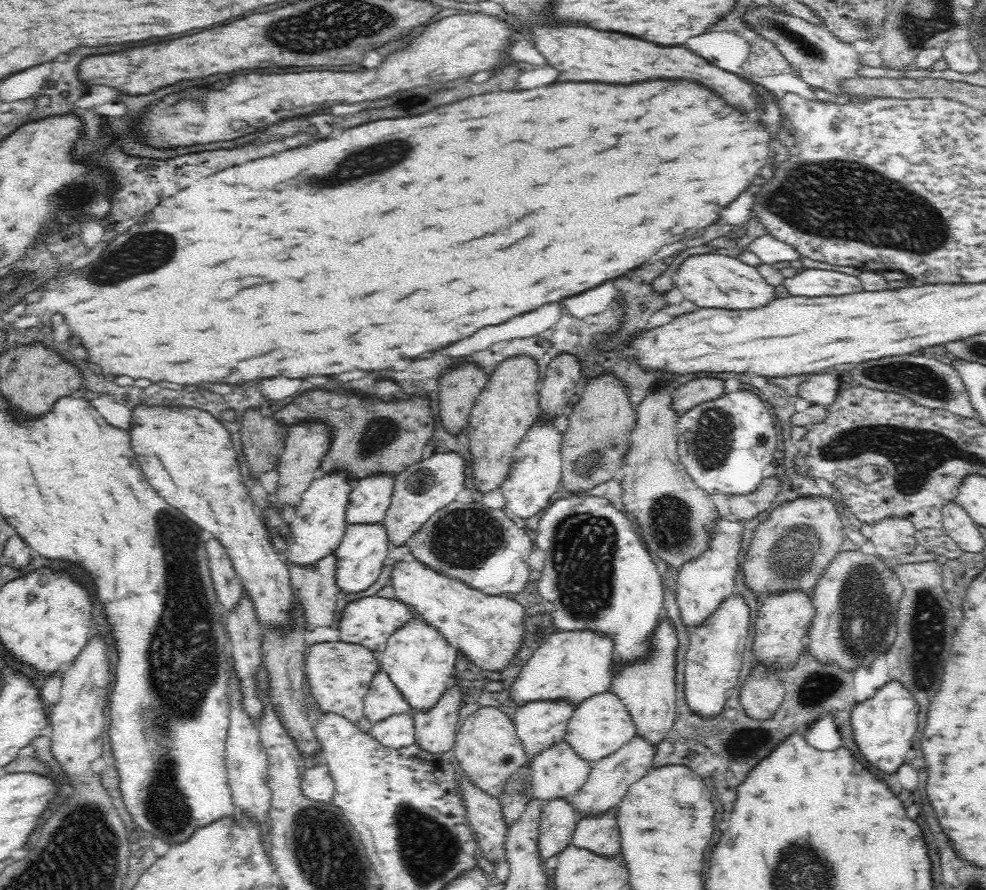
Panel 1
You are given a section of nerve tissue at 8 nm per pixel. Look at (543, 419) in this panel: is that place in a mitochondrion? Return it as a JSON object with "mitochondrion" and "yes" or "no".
{"mitochondrion":"no"}

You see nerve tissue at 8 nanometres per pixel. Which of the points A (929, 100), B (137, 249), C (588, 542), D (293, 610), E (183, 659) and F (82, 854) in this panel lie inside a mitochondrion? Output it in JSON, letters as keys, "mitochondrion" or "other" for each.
{"A":"other","B":"mitochondrion","C":"mitochondrion","D":"other","E":"mitochondrion","F":"mitochondrion"}

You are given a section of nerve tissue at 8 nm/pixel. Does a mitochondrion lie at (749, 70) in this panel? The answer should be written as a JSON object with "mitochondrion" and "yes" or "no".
{"mitochondrion":"no"}

